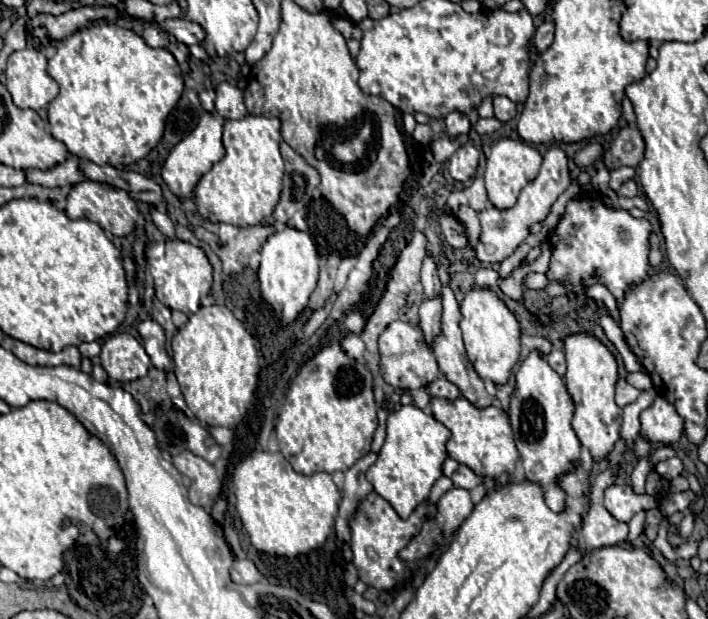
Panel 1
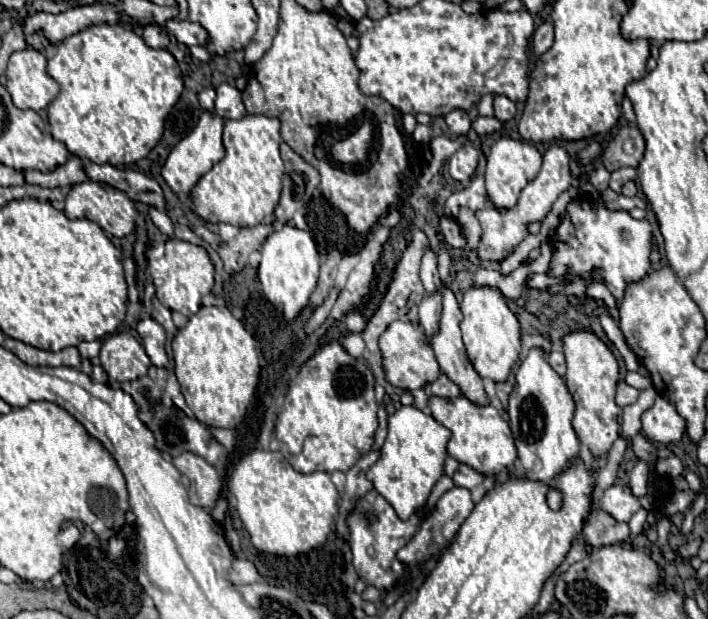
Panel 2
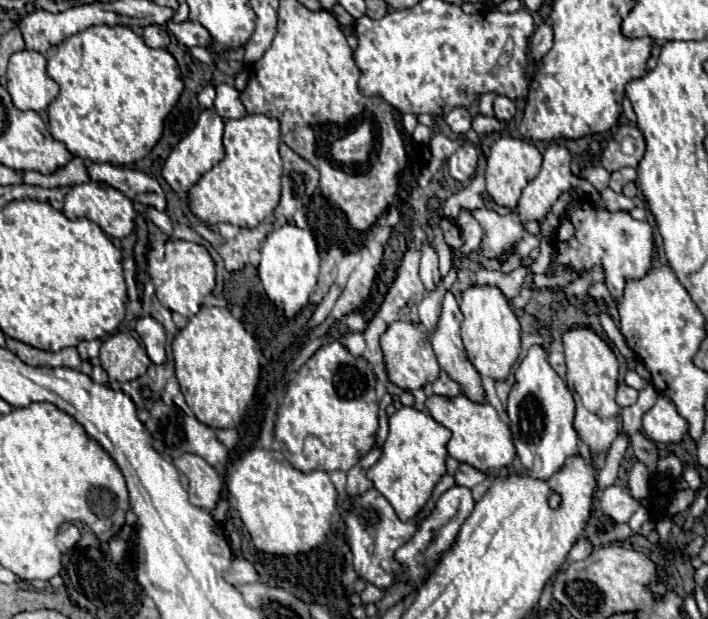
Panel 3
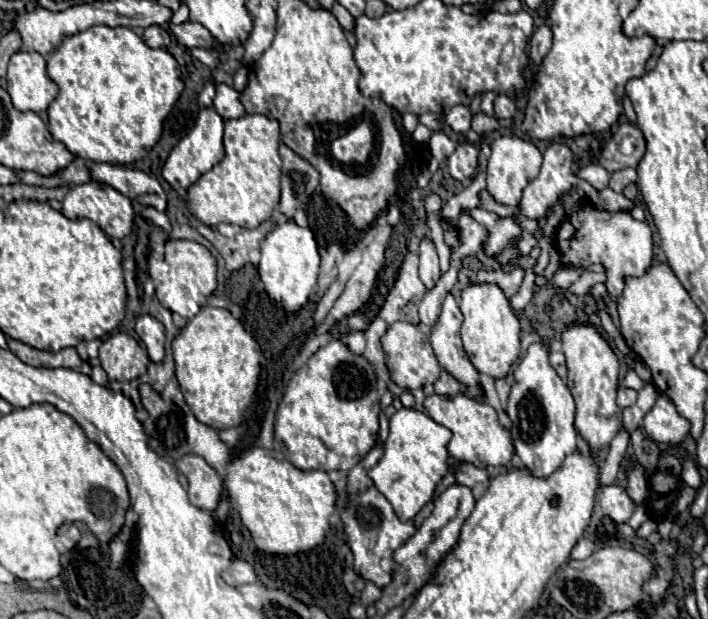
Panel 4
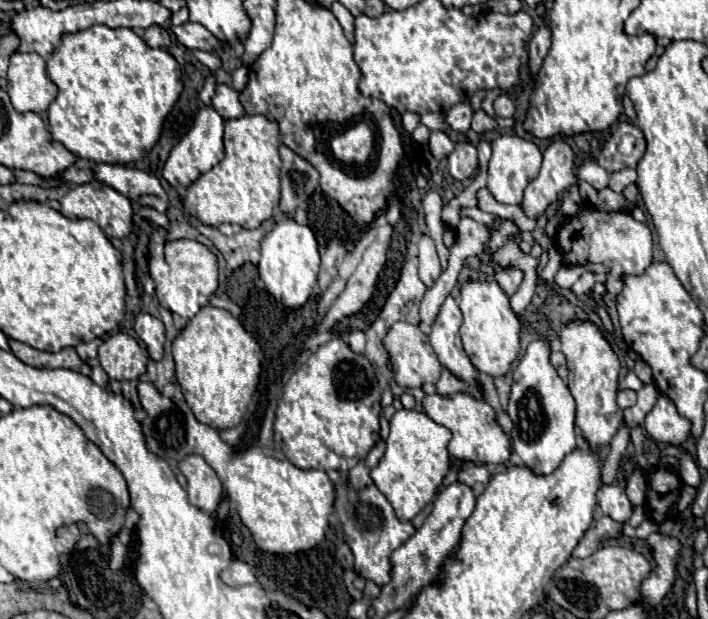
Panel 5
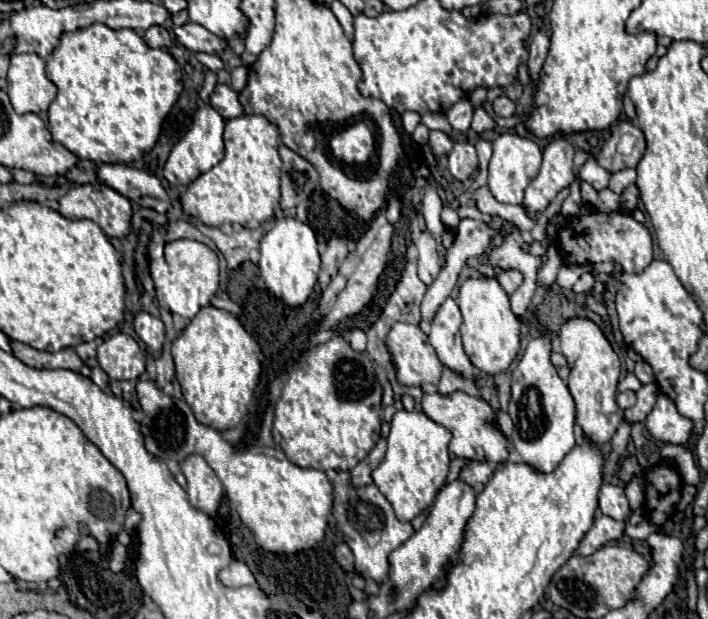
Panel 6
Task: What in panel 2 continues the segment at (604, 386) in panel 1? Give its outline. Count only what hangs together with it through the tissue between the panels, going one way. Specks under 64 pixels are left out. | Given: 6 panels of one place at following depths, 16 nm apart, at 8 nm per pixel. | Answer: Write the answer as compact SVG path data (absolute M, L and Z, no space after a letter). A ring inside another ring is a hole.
M572 332L564 336L564 354L566 354L566 386L576 404L572 428L578 434L580 442L588 446L594 458L600 458L610 452L612 444L620 436L622 426L622 408L614 402L616 384L618 384L618 362L608 346L590 332Z

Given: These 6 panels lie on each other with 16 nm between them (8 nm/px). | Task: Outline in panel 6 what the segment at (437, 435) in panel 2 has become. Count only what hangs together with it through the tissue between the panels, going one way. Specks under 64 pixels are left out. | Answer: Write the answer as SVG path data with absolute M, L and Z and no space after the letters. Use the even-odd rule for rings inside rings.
M398 410L390 422L390 436L384 460L372 470L372 480L378 490L386 496L392 504L396 518L402 522L410 522L418 516L426 506L430 506L444 486L448 468L450 468L450 454L448 442L452 434L430 420L424 412L413 410Z

